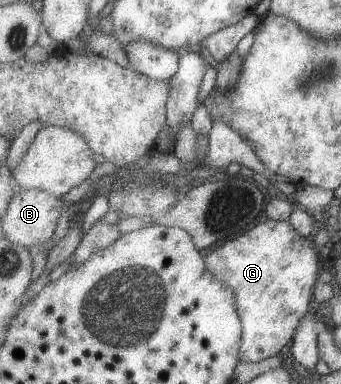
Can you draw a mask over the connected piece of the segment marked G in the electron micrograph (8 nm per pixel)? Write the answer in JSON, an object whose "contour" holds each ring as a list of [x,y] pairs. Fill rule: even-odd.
{"contour":[[[264,218],[241,236],[226,241],[223,246],[213,247],[207,255],[206,268],[214,278],[231,288],[237,298],[243,330],[239,350],[241,362],[276,361],[283,347],[291,343],[298,331],[299,322],[314,308],[313,289],[321,271],[319,261],[321,259],[313,237],[301,235],[289,220],[284,222]]]}

